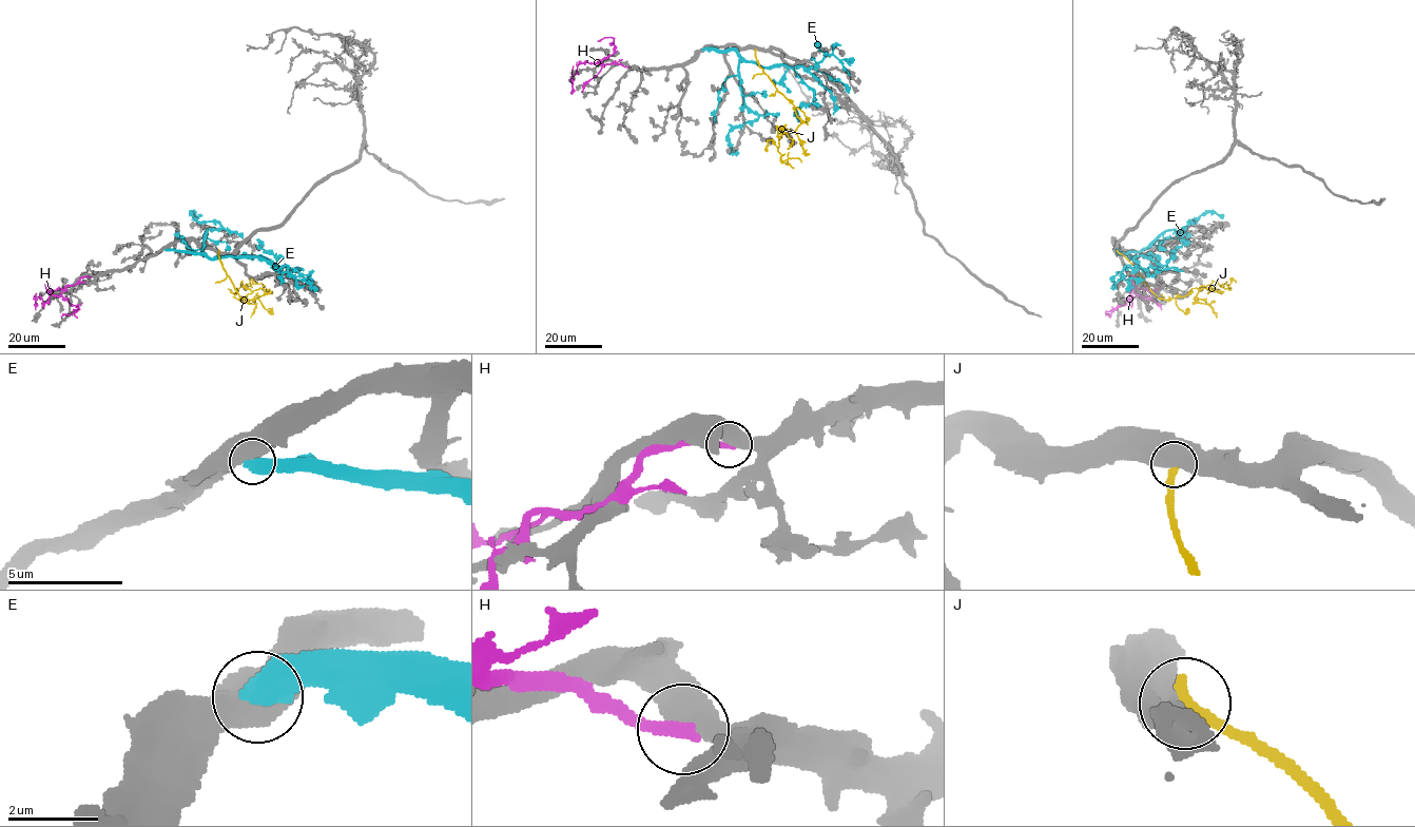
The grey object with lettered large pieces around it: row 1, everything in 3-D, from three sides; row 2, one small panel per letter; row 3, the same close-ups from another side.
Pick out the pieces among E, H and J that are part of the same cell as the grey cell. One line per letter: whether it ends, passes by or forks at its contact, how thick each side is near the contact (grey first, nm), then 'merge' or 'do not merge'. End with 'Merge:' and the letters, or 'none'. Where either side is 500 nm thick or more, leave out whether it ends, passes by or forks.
E: 600 nm thick on the grey side, 600 nm on the other; do not merge
H: it ends there; 480 nm thick on the grey side, 320 nm on the other; do not merge
J: 600 nm thick on the grey side, 320 nm on the other; do not merge
Merge: none

